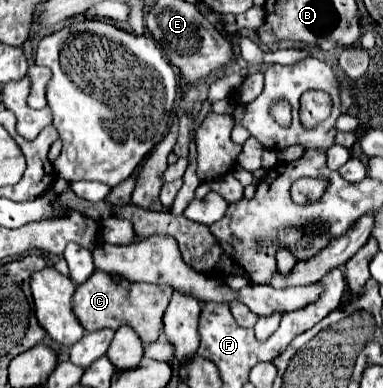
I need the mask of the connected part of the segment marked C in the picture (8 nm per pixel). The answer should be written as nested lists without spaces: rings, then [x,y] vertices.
[[[94,271],[86,283],[78,285],[74,293],[74,315],[86,331],[112,329],[116,331],[122,325],[132,327],[142,343],[152,343],[160,337],[162,315],[170,303],[172,289],[168,285],[152,285],[152,287],[134,287],[132,283],[116,283],[108,273]]]

